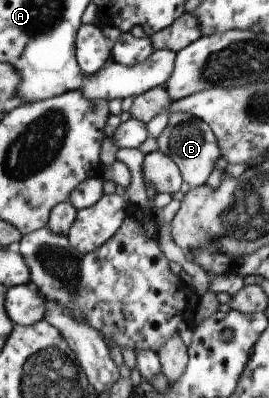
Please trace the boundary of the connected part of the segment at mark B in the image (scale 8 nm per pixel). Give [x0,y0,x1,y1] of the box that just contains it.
[156,112,221,188]

